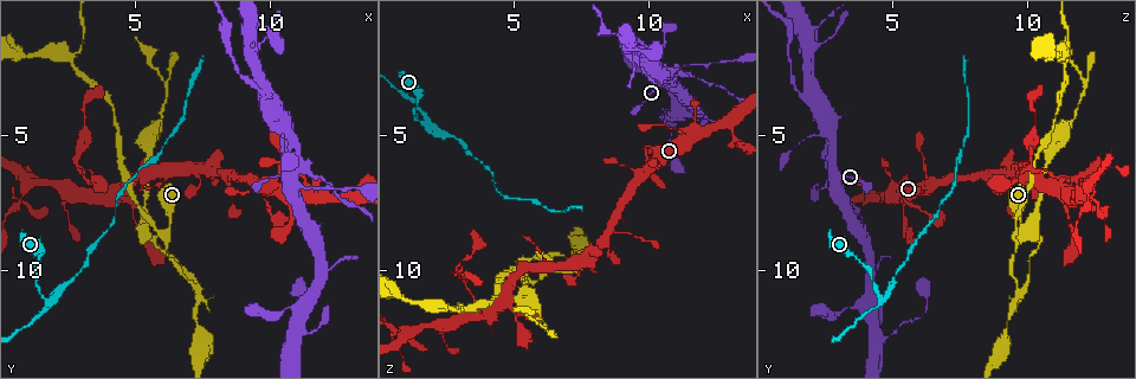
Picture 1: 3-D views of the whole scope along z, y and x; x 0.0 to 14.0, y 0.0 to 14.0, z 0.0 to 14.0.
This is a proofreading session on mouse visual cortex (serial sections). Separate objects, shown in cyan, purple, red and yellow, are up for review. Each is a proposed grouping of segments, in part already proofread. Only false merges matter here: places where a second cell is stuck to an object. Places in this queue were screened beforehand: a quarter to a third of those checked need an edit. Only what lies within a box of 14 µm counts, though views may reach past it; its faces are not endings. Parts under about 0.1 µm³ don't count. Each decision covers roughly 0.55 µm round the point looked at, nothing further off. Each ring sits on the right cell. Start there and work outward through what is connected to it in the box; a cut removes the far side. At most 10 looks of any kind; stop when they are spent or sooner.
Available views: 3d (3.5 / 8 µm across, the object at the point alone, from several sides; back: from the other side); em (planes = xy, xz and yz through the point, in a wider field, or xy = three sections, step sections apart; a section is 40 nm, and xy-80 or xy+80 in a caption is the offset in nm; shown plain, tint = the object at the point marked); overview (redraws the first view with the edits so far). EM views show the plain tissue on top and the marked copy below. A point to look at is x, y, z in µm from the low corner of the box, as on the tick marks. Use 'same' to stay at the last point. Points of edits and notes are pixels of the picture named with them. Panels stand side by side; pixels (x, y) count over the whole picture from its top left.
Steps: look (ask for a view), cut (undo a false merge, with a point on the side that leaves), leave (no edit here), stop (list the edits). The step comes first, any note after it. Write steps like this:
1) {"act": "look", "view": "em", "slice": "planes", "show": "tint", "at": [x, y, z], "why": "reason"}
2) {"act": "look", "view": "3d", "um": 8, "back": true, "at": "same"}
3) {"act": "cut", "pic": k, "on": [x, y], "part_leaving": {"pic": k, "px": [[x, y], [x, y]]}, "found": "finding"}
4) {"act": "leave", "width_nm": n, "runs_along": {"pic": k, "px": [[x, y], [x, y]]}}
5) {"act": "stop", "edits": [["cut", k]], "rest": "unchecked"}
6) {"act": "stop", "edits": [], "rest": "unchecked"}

{"act": "look", "view": "3d", "um": 8, "back": true, "at": [9.9, 3.5, 1.9], "why": "a fork"}

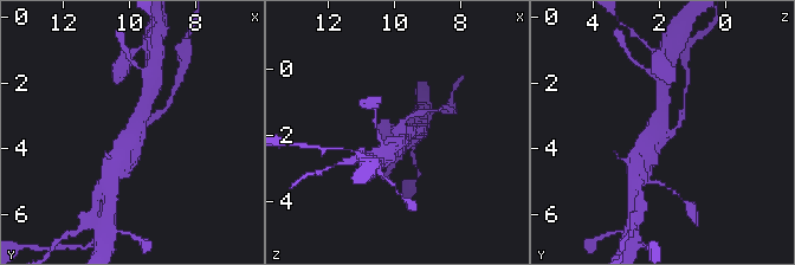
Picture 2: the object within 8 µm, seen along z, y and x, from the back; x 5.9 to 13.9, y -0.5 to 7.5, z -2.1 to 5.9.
{"act": "look", "view": "3d", "um": 3.5, "at": [9.7, 3.5, 1.8]}

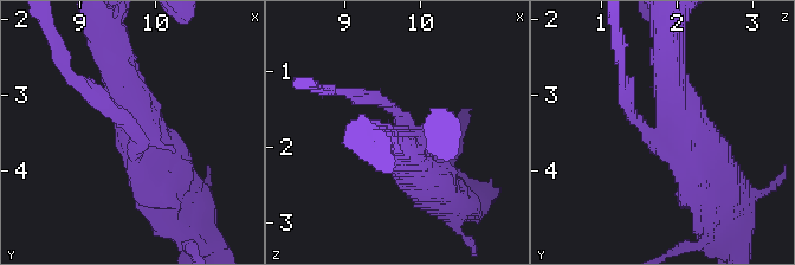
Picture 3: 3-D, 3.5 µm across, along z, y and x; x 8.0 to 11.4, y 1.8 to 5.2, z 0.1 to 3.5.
{"act": "look", "view": "em", "slice": "xy", "step": 3, "show": "tint", "at": [9.80, 3.55, 1.85], "arms": 3, "arm_widths_nm": [200, 400, 450], "why": "now the EM"}

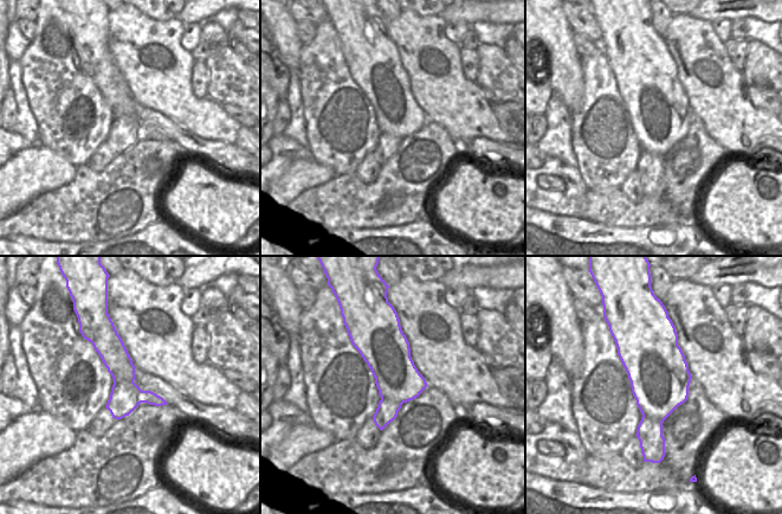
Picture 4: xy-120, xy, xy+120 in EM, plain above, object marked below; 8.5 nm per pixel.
{"act": "cut", "pic": 3, "on": [108, 112], "border": {"pic": 4, "px": [[381, 398], [388, 398], [401, 404]]}, "found": "a second cell is stuck on"}

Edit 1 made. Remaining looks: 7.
{"act": "look", "view": "3d", "um": 3.5, "at": [3.8, 7.0, 11.6], "why": "calibre changes"}

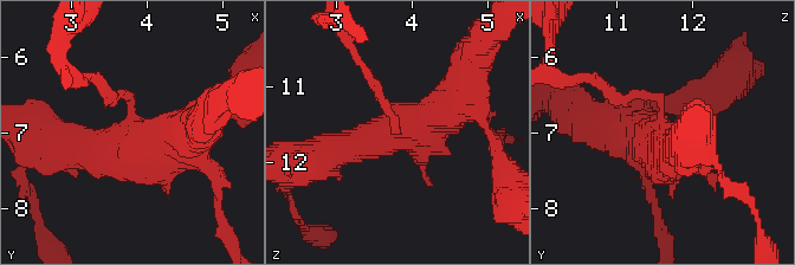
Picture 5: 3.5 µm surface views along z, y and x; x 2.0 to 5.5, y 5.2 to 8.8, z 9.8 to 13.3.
{"act": "look", "view": "em", "slice": "xy", "step": 2, "show": "tint", "at": [3.80, 6.90, 11.60]}

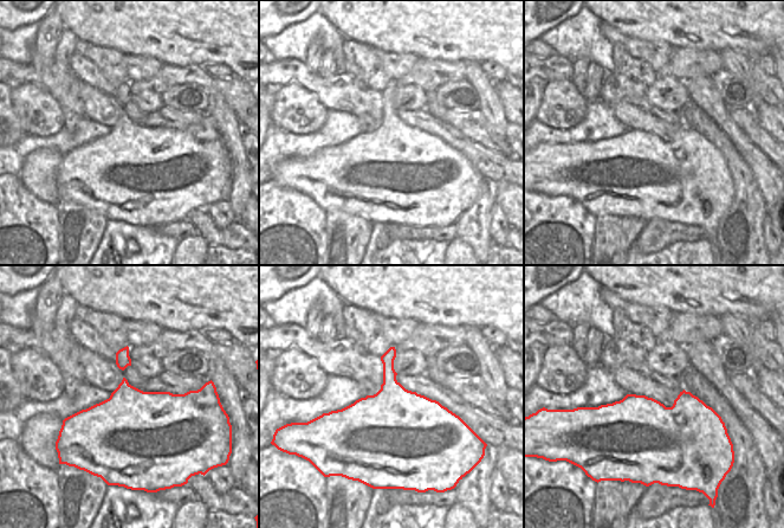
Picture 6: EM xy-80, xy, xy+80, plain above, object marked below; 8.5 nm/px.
{"act": "cut", "pic": 5, "on": [380, 95], "width_nm": 650, "part_leaving": {"pic": 5, "px": [[394, 130], [394, 118], [351, 49]]}, "found": "two cells meet here"}

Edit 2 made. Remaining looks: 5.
{"act": "look", "view": "overview"}

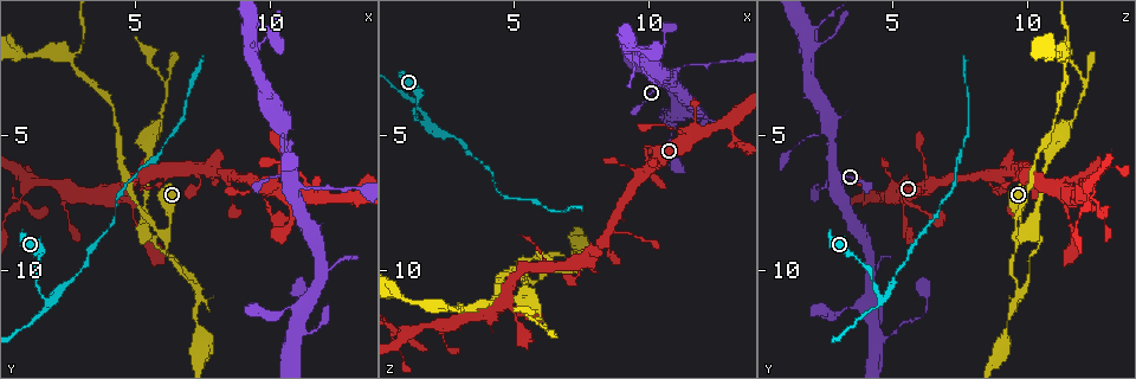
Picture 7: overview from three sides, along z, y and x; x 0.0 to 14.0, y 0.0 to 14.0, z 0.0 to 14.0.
{"act": "look", "view": "3d", "um": 8, "at": [6.2, 8.6, 9.7], "why": "a narrow waist"}

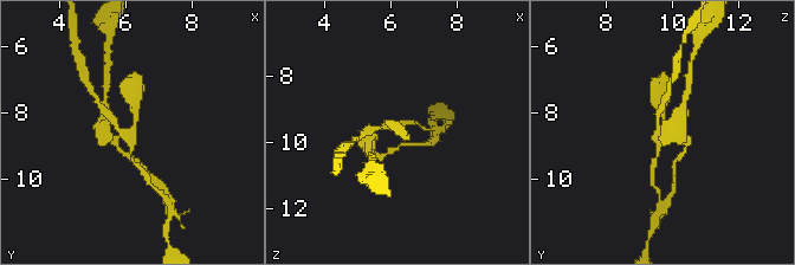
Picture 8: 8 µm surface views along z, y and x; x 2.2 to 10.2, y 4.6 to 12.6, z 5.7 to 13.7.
{"act": "look", "view": "3d", "um": 3.5, "at": [6.2, 8.7, 9.7], "why": "closer look"}

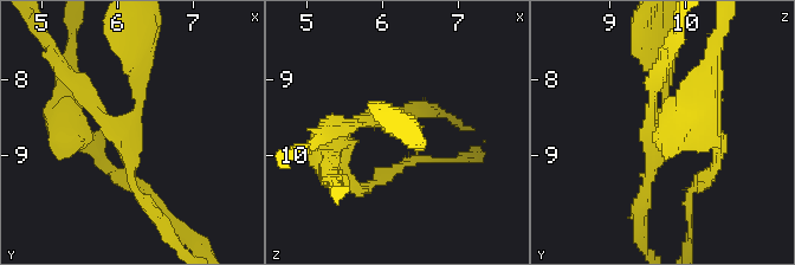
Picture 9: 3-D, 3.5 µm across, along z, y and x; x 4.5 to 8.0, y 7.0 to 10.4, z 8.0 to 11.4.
{"act": "leave", "arm_widths_nm": [150, 150, 200], "runs_along": {"pic": 9, "px": [[665, 50], [659, 152], [641, 202]]}, "found": "all the same cell"}

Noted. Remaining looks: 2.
{"act": "look", "view": "3d", "um": 3.5, "at": [7.4, 11.0, 9.7], "why": "thin neck"}

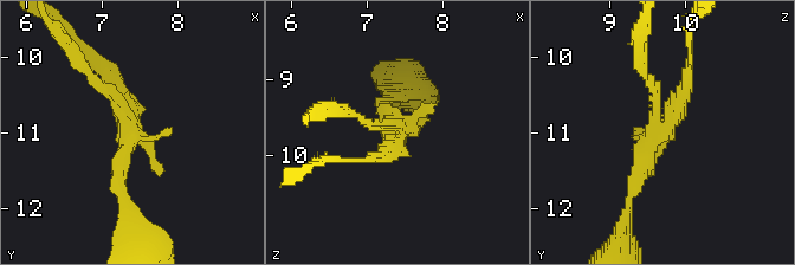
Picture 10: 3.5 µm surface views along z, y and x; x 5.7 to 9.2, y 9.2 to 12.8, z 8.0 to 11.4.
{"act": "look", "view": "em", "slice": "xy", "step": 2, "show": "tint", "at": [7.35, 10.95, 9.65]}

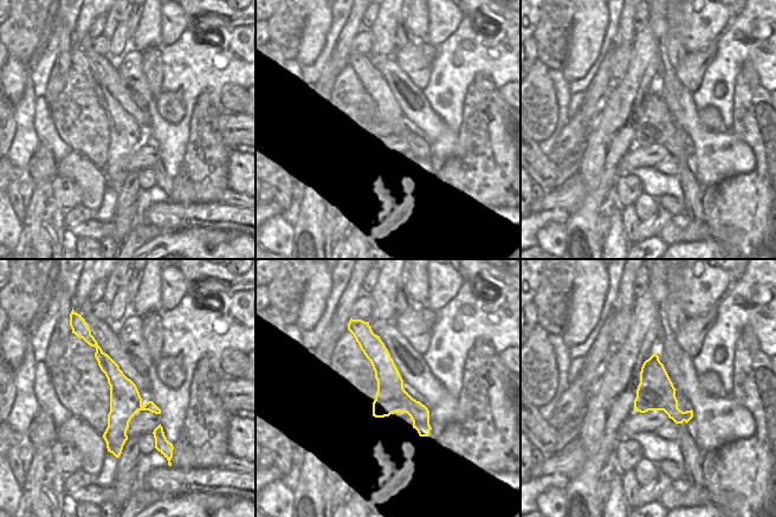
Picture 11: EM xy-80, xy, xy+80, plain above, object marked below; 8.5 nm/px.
{"act": "cut", "pic": 10, "on": [120, 81], "part_leaving": {"pic": 10, "px": [[659, 129], [683, 97], [690, 46]]}, "found": "a second cell is stuck on"}

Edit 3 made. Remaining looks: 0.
{"act": "stop", "edits": [["cut", 3], ["cut", 5], ["cut", 10]], "rest": "unchecked"}

